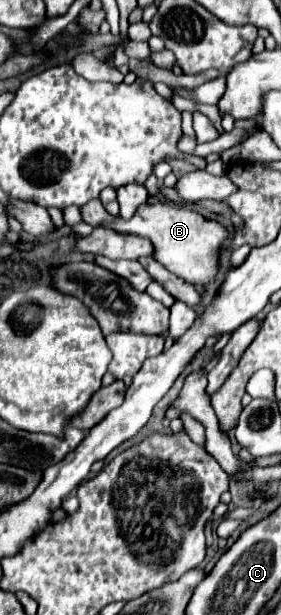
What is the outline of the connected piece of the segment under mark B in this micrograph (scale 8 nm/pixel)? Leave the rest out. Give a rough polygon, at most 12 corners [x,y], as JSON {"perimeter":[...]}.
{"perimeter":[[162,202],[100,226],[148,238],[194,286],[214,280],[228,230]]}

